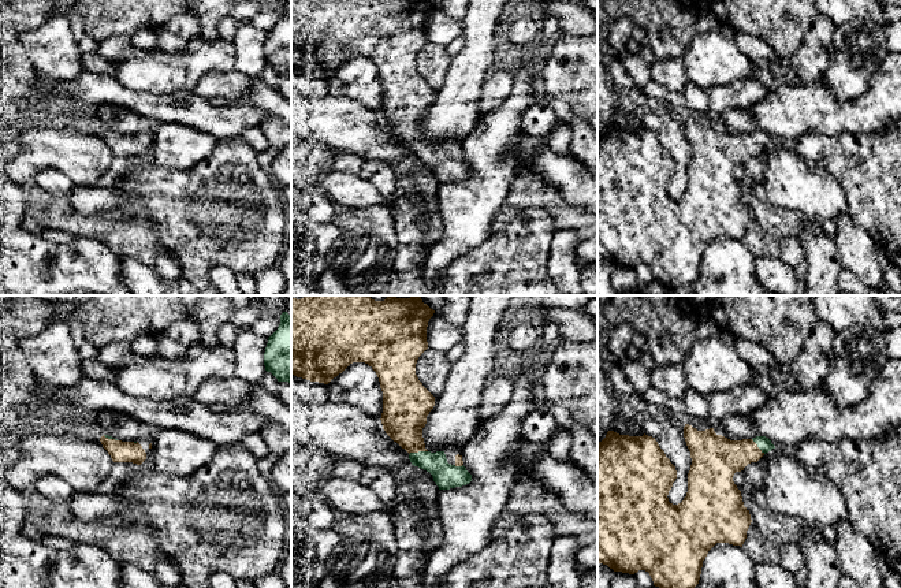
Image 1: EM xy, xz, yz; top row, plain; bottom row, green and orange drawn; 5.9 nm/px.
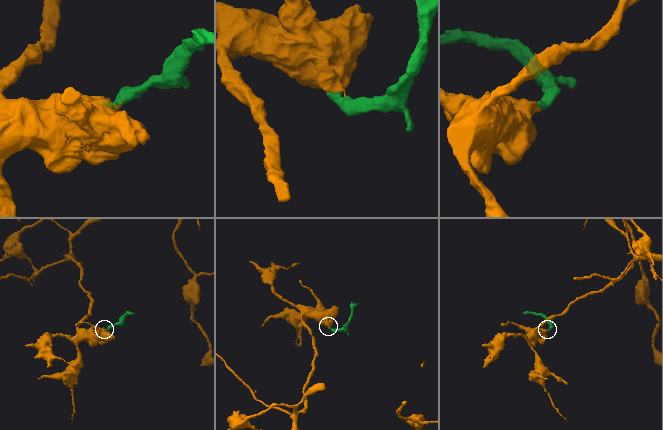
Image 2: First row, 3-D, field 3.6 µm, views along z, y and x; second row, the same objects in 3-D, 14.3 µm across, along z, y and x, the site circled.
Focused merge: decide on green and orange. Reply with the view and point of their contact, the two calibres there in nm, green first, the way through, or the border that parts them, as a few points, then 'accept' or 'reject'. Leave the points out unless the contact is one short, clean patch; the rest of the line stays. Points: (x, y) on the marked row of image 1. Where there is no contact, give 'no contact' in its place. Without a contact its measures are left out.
meets green in xz at (419, 451); 150 nm thick on the green side, 260 nm on the other; runs through xz (446, 476), (419, 451), (406, 431), (405, 412); accept

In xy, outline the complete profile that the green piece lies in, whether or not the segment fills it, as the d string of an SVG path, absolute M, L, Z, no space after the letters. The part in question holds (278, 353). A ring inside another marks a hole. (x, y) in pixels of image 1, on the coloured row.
M287 312L280 315L278 330L268 338L264 365L278 382L291 383L291 316Z

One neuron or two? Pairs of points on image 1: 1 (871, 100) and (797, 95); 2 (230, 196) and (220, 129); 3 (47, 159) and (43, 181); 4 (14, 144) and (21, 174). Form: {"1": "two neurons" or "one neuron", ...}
{"1": "one neuron", "2": "two neurons", "3": "two neurons", "4": "two neurons"}

